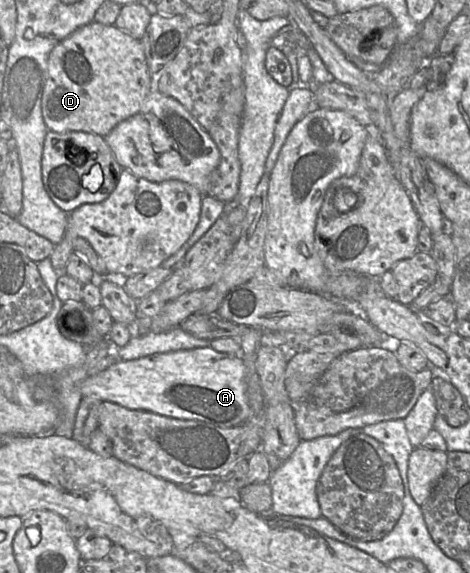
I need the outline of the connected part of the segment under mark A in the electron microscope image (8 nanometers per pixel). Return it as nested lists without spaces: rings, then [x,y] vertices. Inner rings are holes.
[[[209,346],[157,353],[128,361],[117,360],[107,369],[84,379],[79,384],[79,391],[82,396],[114,402],[128,409],[149,411],[183,420],[199,420],[220,427],[237,426],[250,417],[243,359],[239,355],[217,352]]]

